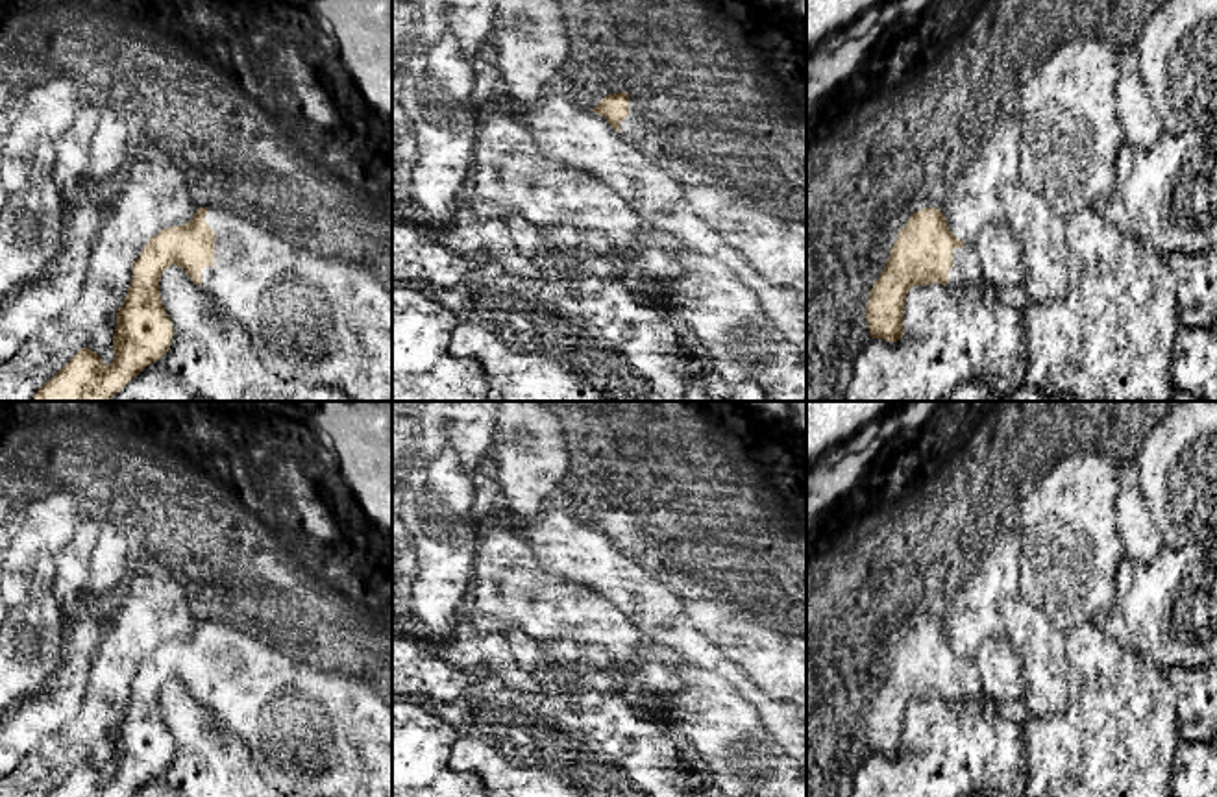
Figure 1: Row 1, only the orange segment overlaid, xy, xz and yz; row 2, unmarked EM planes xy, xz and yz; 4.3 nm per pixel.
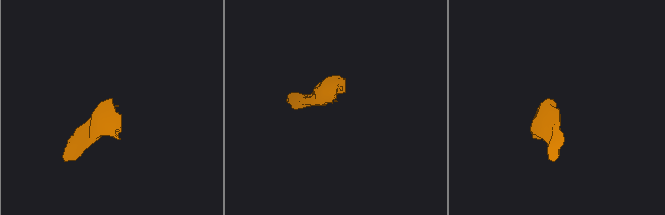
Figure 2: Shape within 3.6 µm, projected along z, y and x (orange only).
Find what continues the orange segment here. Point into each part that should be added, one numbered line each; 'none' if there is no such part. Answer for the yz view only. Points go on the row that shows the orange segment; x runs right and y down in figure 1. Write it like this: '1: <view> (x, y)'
1: yz (966, 267)

